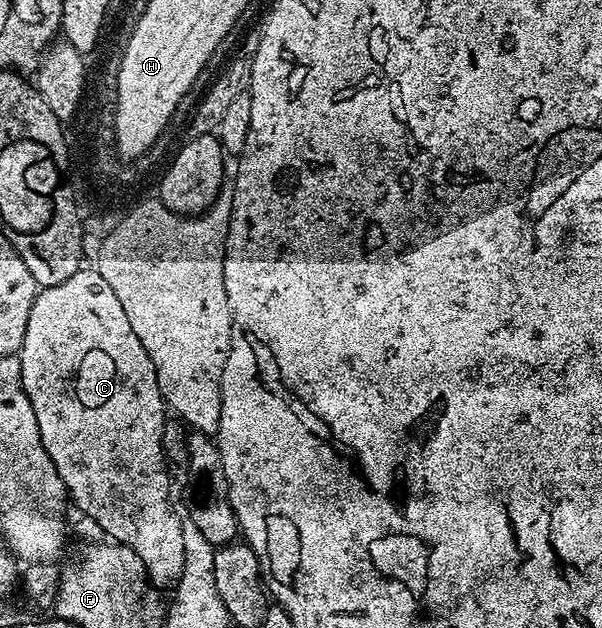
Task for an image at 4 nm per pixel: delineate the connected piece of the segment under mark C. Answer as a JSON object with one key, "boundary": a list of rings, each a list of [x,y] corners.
{"boundary":[[[83,266],[77,274],[73,274],[73,278],[52,288],[36,291],[33,310],[29,310],[29,326],[25,326],[25,338],[17,355],[21,366],[19,377],[25,394],[33,406],[33,414],[37,414],[37,430],[41,430],[41,442],[53,466],[57,466],[57,474],[61,482],[67,487],[70,503],[75,503],[107,535],[104,537],[110,538],[116,544],[129,546],[129,550],[136,552],[141,558],[148,581],[156,589],[174,589],[184,569],[184,535],[180,509],[175,509],[175,504],[171,501],[171,476],[167,473],[169,464],[163,454],[165,423],[163,395],[157,386],[153,362],[149,362],[149,354],[145,354],[145,346],[141,346],[141,338],[133,334],[133,326],[129,326],[129,317],[125,314],[121,301],[117,299],[117,294],[113,294],[109,282],[105,282],[105,278],[101,278],[101,274],[94,267]]]}

